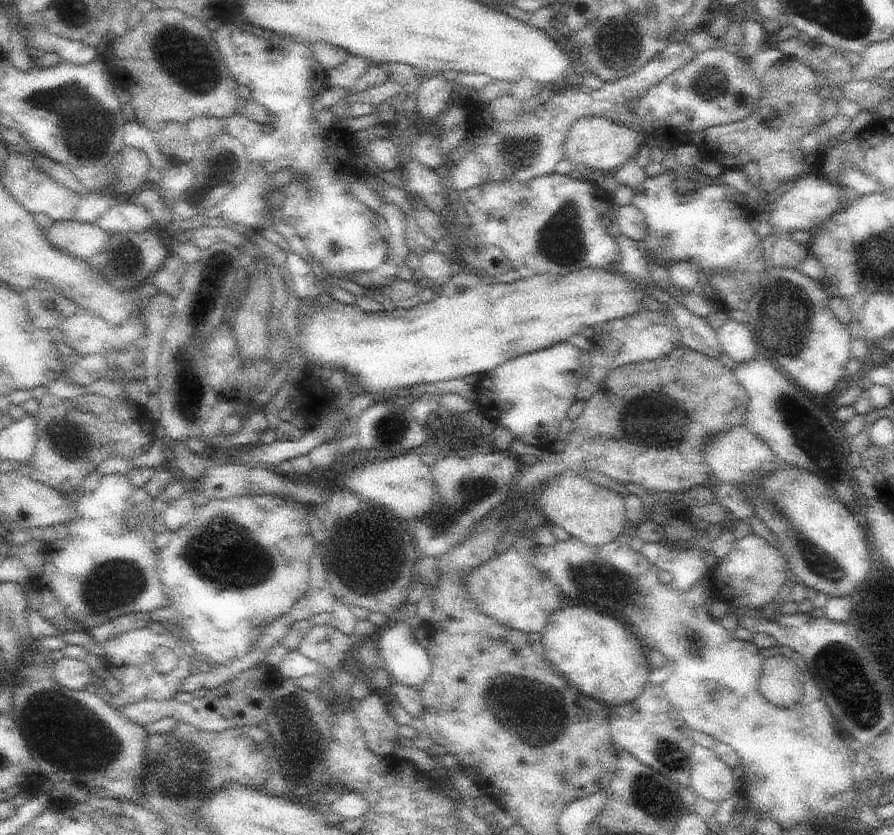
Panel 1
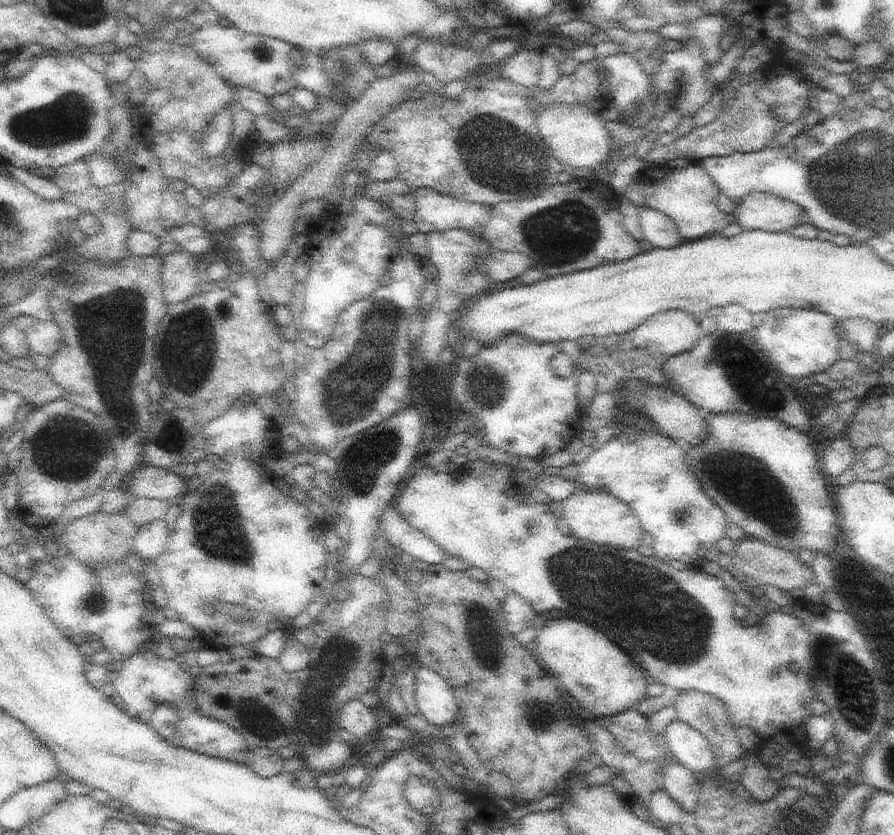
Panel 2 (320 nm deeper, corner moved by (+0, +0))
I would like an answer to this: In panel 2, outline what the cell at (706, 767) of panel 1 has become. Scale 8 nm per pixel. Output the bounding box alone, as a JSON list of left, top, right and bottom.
[665,720,715,773]

